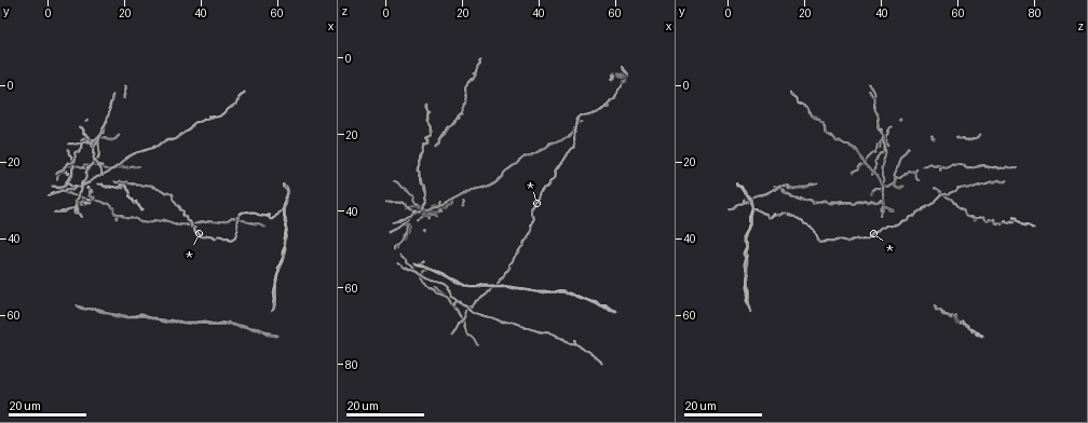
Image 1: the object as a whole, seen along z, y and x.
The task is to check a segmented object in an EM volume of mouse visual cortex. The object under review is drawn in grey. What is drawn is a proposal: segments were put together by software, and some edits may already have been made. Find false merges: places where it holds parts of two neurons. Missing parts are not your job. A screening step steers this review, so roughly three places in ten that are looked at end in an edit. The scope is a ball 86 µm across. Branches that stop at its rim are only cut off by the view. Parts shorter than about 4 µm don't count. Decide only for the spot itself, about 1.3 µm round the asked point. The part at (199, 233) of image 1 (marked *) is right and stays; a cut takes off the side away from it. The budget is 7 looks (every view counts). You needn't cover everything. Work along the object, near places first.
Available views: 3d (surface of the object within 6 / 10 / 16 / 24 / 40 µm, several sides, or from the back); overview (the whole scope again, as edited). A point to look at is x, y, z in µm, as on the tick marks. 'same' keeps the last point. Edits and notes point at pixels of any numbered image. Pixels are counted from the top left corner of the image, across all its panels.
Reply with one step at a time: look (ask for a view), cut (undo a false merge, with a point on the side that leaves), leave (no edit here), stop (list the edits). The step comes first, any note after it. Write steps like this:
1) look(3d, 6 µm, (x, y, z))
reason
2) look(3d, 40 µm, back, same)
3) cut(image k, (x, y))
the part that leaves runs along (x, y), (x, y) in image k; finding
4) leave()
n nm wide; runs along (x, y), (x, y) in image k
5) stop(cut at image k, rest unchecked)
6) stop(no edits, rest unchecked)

look(3d, 24 µm, (18.5, 34.5, 63.5))
three arms meet

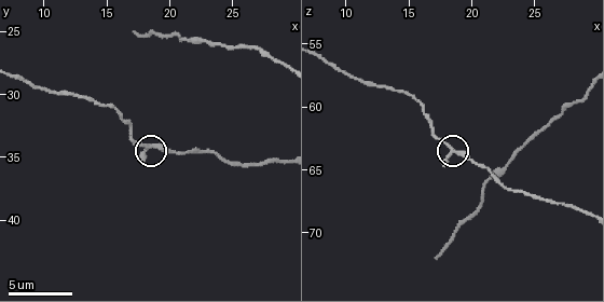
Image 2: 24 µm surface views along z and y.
look(3d, 6 µm, (18.4, 34.4, 63.6))

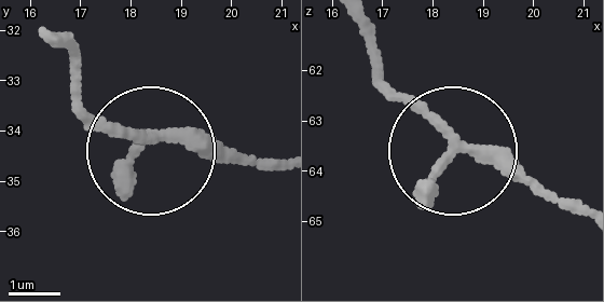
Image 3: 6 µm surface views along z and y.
look(3d, 6 µm, back, (18.35, 34.20, 63.65))
from behind

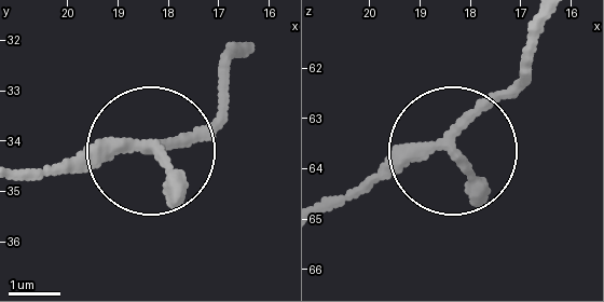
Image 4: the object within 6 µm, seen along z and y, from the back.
leave()
220 nm wide; continuous, no second neuron

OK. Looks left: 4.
look(3d, 24 µm, (6.0, 24.5, 43.5))
branch point

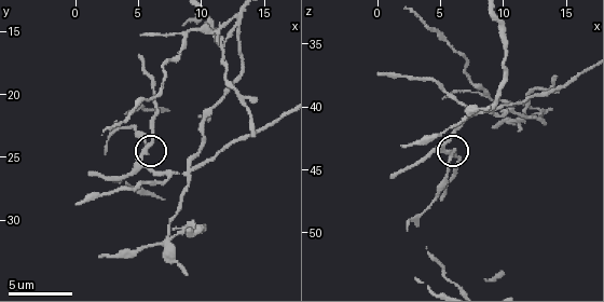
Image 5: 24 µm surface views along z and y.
look(3d, 6 µm, (5.4, 24.4, 43.6))

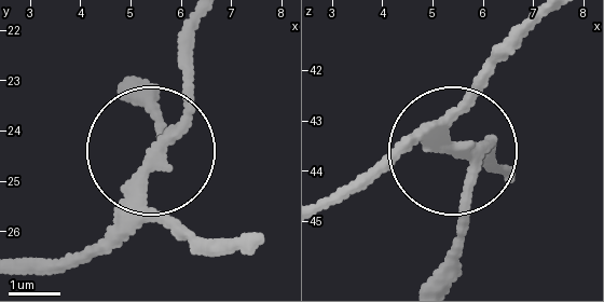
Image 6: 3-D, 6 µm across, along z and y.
leave()
3 arms; all the same neuron

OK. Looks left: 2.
look(3d, 24 µm, (7.5, 31.5, 40.5))
four or more arms meet

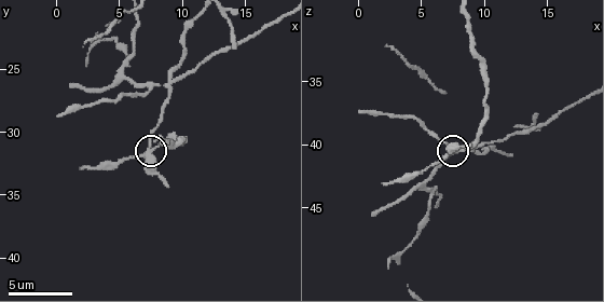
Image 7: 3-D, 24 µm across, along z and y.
look(3d, 6 µm, same)

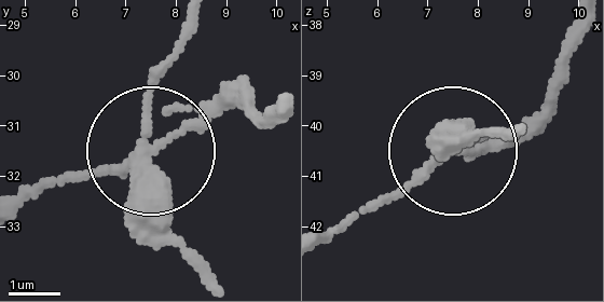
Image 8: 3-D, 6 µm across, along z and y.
cut(image 8, (85, 173))
280 nm wide; the part that leaves runs along (151, 156), (224, 109), (271, 118) in image 8; two neurons meet here

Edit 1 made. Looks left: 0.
stop(cut at image 8, rest unchecked)

